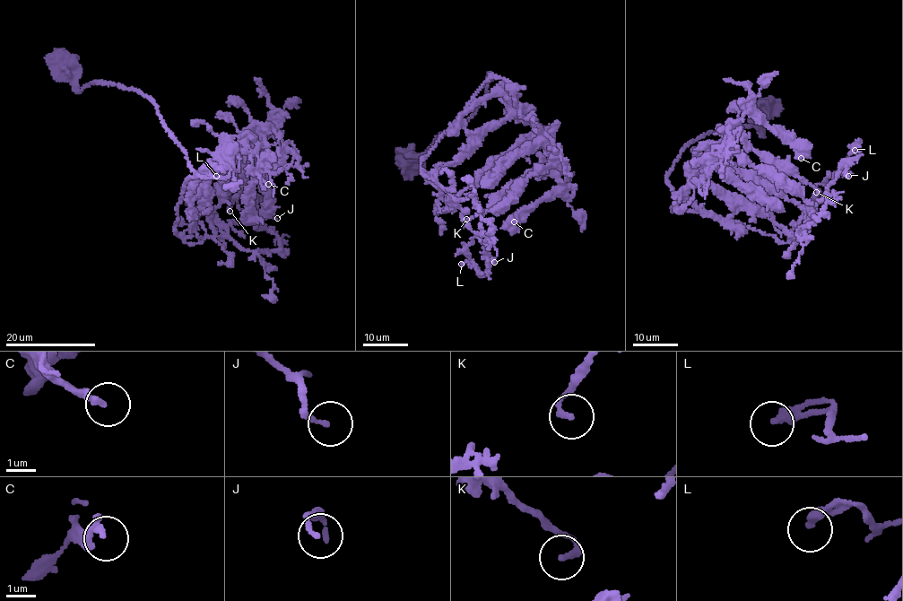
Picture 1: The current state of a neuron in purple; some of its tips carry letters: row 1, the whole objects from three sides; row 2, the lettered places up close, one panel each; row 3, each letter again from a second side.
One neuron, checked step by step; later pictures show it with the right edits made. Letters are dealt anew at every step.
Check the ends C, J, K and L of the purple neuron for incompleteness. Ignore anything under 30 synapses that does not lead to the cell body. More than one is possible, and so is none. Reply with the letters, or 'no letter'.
no letter

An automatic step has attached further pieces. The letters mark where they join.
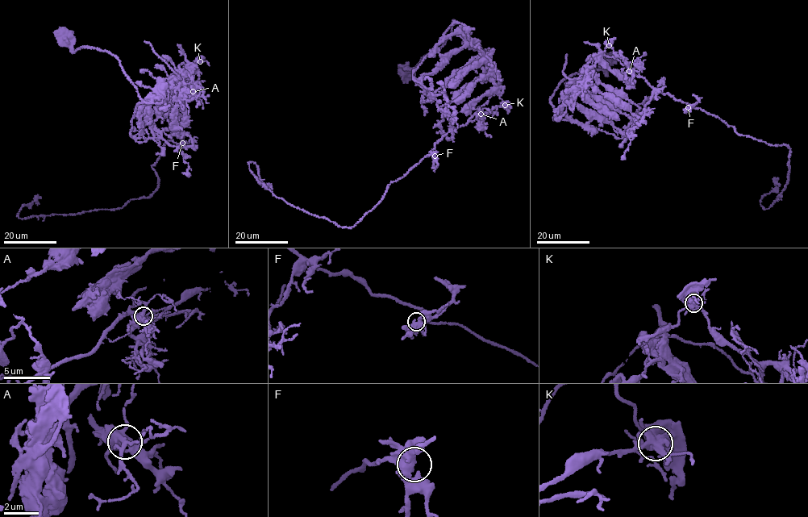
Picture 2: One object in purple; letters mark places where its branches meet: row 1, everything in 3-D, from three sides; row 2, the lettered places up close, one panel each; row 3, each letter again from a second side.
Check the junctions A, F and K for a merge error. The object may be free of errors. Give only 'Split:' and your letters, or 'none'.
Split: K

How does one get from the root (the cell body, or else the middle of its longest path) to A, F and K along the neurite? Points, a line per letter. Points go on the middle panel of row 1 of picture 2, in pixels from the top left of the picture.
A: (404, 72), (444, 44), (452, 19), (461, 22), (493, 72), (494, 93), (481, 114)
F: (404, 72), (444, 44), (452, 20), (413, 73), (452, 125), (426, 156), (435, 156)
K: (404, 72), (444, 44), (451, 31), (452, 19), (471, 33), (470, 44), (485, 57), (505, 105)

